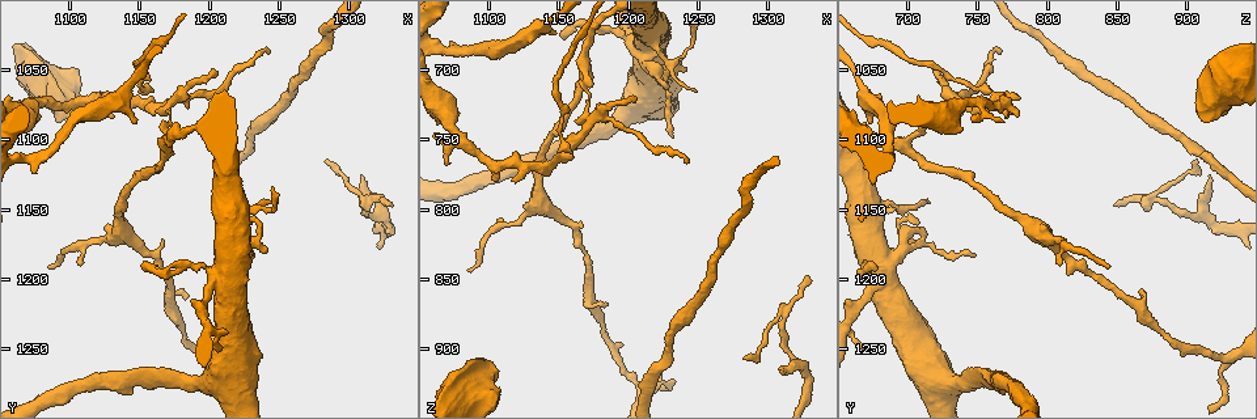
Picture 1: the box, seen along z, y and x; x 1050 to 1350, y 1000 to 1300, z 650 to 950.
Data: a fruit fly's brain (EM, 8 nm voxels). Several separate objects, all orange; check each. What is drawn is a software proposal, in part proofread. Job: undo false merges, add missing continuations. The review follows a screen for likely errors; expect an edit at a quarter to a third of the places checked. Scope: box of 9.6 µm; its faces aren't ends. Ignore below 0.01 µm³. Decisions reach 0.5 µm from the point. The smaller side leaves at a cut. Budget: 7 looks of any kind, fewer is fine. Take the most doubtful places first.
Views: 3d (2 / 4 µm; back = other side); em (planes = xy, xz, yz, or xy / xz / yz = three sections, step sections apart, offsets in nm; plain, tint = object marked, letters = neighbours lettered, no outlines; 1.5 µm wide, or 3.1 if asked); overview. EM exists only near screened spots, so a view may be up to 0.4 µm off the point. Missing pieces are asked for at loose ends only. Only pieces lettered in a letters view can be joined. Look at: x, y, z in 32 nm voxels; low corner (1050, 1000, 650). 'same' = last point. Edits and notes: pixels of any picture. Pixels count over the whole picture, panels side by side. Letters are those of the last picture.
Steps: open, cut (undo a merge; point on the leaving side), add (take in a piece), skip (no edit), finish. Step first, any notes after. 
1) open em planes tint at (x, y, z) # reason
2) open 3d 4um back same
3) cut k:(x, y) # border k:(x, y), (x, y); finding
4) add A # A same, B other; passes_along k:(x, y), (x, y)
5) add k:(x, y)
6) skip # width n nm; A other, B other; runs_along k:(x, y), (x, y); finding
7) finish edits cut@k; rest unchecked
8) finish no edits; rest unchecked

open em xy step 4 letters at (1092, 1088, 914) # thick end

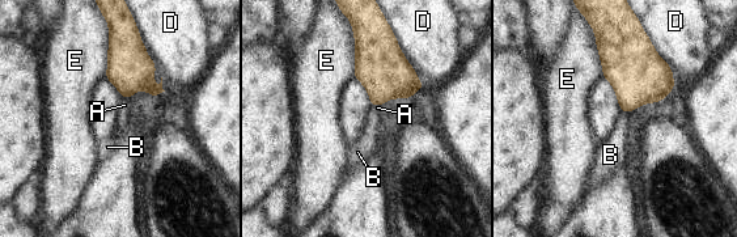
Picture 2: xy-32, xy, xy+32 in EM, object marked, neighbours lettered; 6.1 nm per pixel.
skip # A other, B other, D other, E other; border 2:(621, 110), (627, 114); none of them fits

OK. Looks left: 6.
open em xy step 8 letters at (1310, 1142, 882) # sharp bend

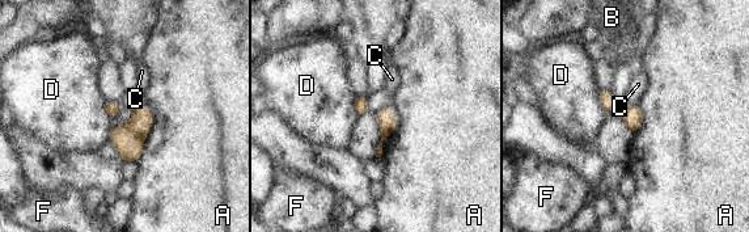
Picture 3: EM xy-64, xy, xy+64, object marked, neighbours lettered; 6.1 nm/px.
skip # longest_contact A 380 nm; A other, B other, C other, D other, F other; continuous, no second cell

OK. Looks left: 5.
open 3d 4um at (1220, 1168, 698) # abrupt turn

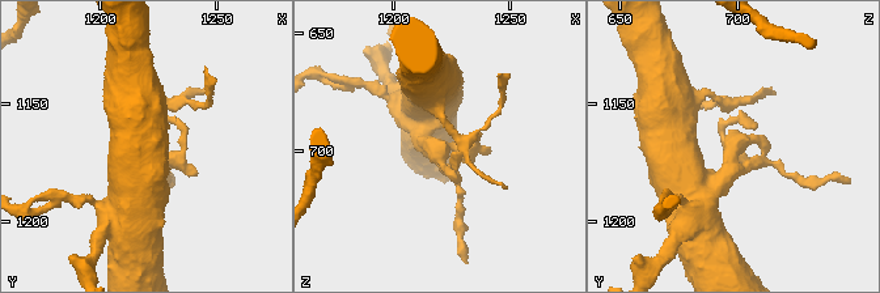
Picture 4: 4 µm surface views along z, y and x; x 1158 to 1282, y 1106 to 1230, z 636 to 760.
open em planes tint at (1219, 1170, 698)

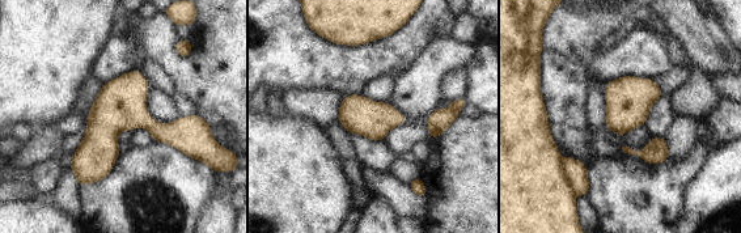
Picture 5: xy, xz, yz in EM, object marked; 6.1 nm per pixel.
open em planes letters same

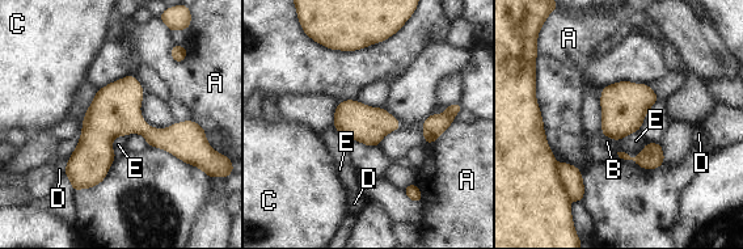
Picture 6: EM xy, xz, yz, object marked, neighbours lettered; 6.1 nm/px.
cut 6:(570, 176) # width 240 nm; A other, B other, C other, D other, E other; border 6:(557, 164), (558, 178), (570, 199); a second cell is stuck on

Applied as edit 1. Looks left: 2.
finish edits cut@6; rest unchecked

